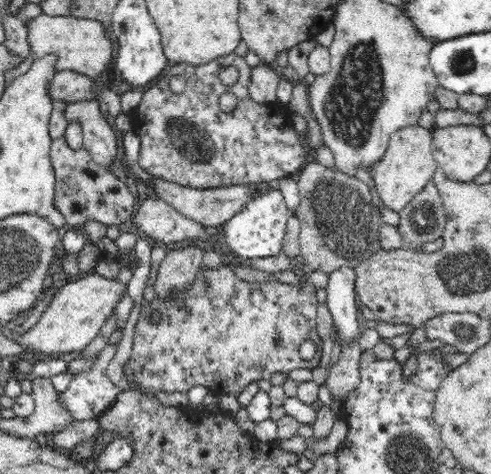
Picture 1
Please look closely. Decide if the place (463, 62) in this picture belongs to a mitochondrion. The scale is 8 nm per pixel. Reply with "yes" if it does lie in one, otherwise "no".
yes

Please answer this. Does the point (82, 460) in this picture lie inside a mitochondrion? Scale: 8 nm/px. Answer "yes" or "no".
no

